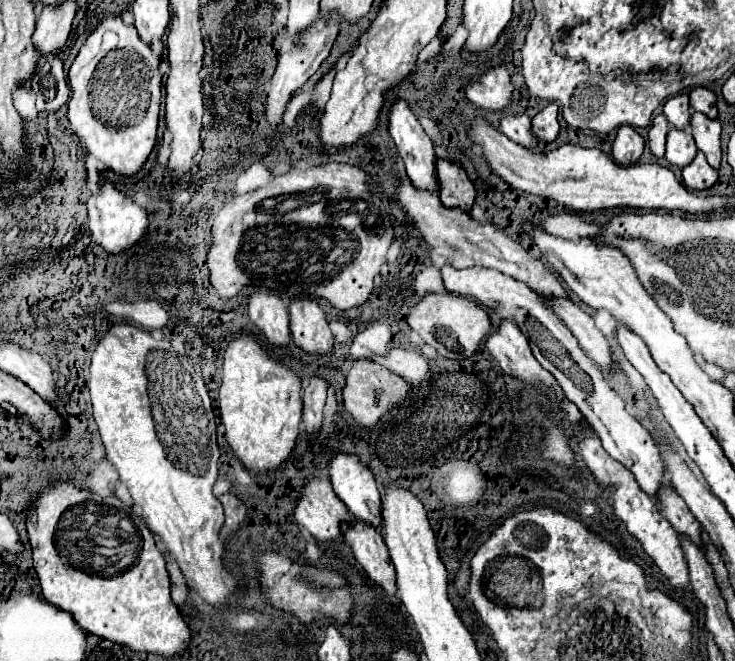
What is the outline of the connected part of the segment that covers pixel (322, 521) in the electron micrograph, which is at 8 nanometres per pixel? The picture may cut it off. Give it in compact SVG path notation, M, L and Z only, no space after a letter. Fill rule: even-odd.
M328 476L310 480L310 484L302 490L294 518L298 526L320 544L344 540L342 524L352 524L352 514L334 494Z

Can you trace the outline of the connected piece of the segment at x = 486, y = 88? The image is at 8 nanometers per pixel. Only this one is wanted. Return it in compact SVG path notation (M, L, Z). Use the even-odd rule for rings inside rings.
M504 68L486 70L478 82L466 88L466 98L488 112L502 112L512 102L514 86Z

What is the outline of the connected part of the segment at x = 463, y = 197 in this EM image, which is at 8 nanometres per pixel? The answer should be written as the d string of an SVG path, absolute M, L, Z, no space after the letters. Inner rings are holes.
M438 160L436 174L440 184L440 200L444 206L462 208L470 214L470 208L476 204L474 184L468 180L466 172L456 162Z

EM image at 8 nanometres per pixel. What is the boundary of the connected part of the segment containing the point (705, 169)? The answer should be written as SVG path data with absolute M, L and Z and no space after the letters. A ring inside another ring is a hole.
M698 152L692 164L682 168L682 180L690 190L704 190L718 180L718 172L706 162L706 156Z

